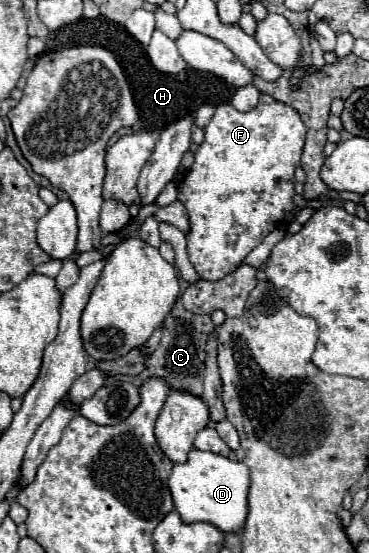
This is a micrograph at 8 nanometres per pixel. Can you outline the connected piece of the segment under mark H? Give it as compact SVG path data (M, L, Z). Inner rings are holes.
M81 18L73 24L67 24L55 32L49 34L47 38L47 48L49 50L65 50L71 46L98 45L111 50L117 58L117 62L121 64L125 78L131 86L137 110L139 110L139 118L145 130L157 134L163 128L167 128L169 124L189 116L193 110L197 110L201 104L211 104L217 106L223 102L229 102L233 96L233 86L227 84L223 78L219 78L219 96L217 96L217 76L209 74L209 72L199 72L193 68L183 70L181 74L163 74L159 70L153 68L145 48L119 24L107 20L107 18L86 19Z

